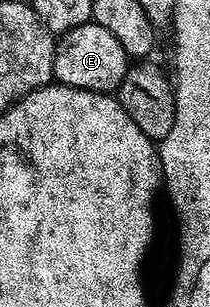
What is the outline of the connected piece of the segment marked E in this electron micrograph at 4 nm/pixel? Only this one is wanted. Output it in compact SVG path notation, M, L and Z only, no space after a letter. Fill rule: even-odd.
M89 20L72 31L61 34L54 46L54 81L60 85L87 89L93 93L110 93L117 90L128 68L124 47L104 27Z

